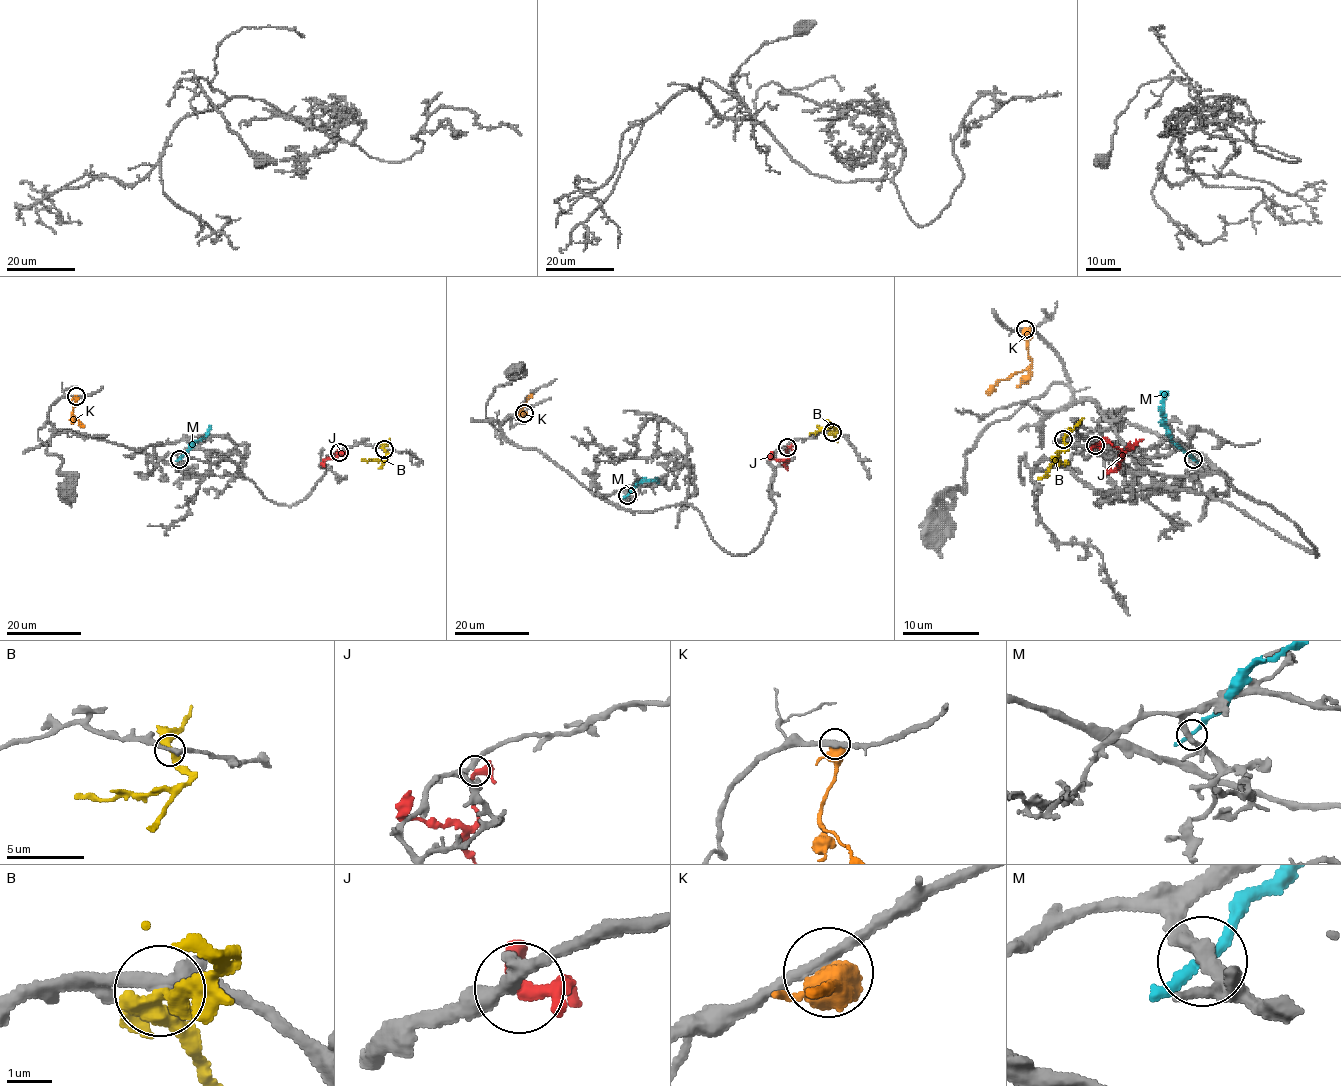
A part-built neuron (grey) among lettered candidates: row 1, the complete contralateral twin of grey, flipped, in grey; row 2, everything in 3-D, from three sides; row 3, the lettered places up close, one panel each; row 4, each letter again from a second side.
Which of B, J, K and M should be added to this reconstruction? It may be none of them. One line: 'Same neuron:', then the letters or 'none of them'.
Same neuron: none of them

